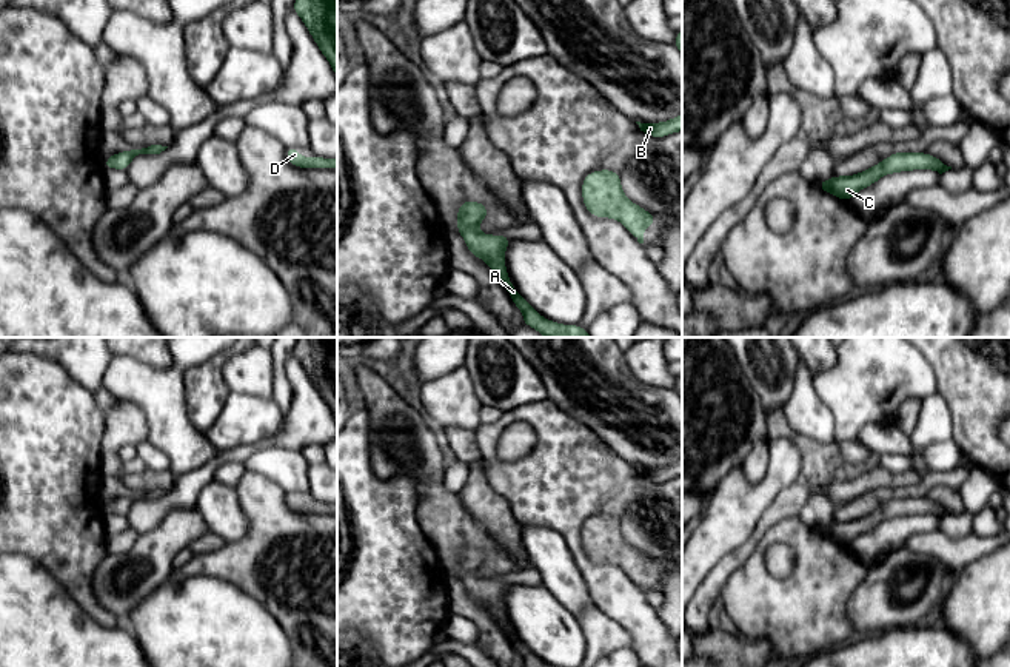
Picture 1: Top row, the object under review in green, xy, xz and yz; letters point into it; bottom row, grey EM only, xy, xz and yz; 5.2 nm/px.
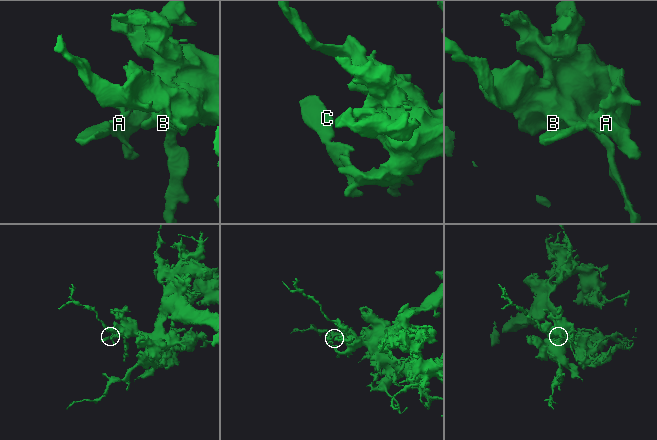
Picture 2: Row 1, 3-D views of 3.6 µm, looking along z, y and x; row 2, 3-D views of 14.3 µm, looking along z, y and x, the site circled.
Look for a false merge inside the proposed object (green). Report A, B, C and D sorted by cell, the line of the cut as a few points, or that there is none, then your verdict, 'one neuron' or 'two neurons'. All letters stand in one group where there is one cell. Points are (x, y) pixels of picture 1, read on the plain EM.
A B C D; no cut; one neuron

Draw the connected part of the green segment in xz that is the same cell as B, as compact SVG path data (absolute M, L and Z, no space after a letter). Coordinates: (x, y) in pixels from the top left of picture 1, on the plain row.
M682 459L661 468L640 468L640 467L636 467L636 468L639 470L642 479L647 479L651 482L665 482L668 479L682 476Z

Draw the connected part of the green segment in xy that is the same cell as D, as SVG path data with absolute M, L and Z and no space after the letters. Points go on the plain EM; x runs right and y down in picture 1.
M286 493L286 505L299 513L337 513L337 504L300 502L297 493Z

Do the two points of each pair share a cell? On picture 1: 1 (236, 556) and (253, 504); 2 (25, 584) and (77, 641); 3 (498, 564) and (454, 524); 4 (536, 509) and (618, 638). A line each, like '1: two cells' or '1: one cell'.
1: one cell
2: one cell
3: one cell
4: two cells

